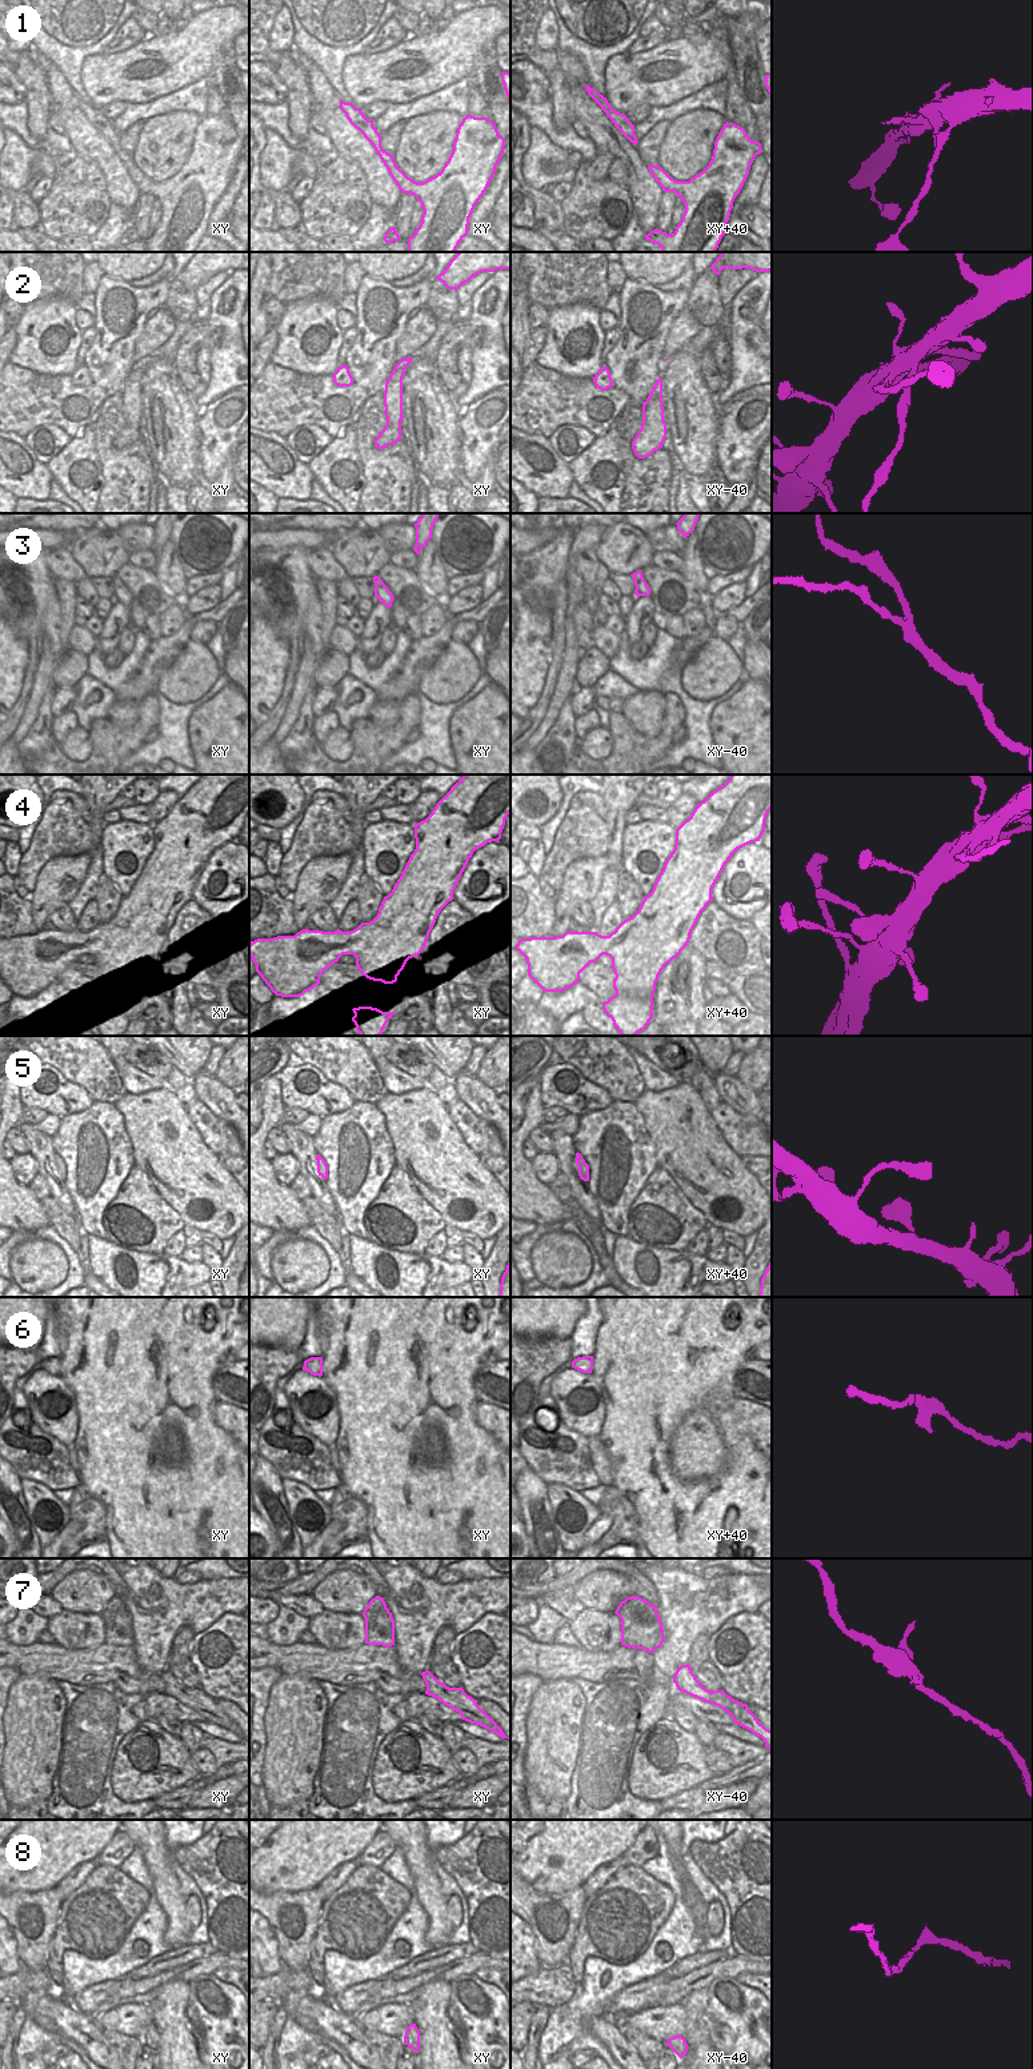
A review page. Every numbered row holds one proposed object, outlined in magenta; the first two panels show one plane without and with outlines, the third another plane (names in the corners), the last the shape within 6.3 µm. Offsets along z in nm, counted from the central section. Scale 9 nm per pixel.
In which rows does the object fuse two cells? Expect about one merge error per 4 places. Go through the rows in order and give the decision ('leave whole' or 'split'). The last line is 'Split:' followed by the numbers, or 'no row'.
1: leave whole
2: split
3: leave whole
4: leave whole
5: leave whole
6: leave whole
7: split
8: leave whole
Split: 2, 7

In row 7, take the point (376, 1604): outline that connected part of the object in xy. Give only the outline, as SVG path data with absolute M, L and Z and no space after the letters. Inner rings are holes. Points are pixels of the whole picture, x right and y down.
M376 1596L376 1597L372 1598L372 1600L369 1601L369 1604L367 1605L367 1608L365 1608L364 1612L363 1612L363 1616L364 1616L364 1618L371 1624L371 1622L375 1622L377 1614L379 1614L381 1610L385 1610L385 1609L388 1609L388 1608L387 1608L387 1604L385 1604L384 1598L380 1597L380 1596Z

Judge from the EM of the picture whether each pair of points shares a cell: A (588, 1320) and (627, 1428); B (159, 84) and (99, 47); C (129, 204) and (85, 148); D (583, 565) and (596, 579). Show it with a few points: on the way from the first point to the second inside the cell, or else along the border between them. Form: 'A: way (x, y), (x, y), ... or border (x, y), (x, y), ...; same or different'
A: border (603, 1311), (592, 1355); different
B: border (100, 53), (93, 53), (81, 63), (80, 77); different
C: way (120, 188), (115, 172), (101, 157); same
D: way (585, 568), (593, 576); same

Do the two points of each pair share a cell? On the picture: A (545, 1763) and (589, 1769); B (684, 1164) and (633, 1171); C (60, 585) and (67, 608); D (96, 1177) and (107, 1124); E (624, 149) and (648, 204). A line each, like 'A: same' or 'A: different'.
A: different
B: different
C: same
D: same
E: same

